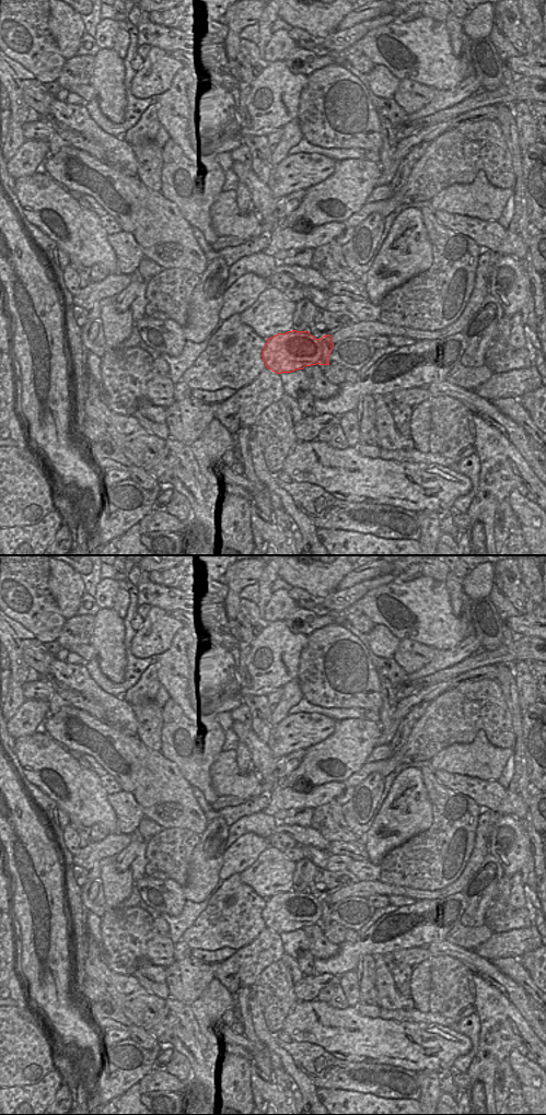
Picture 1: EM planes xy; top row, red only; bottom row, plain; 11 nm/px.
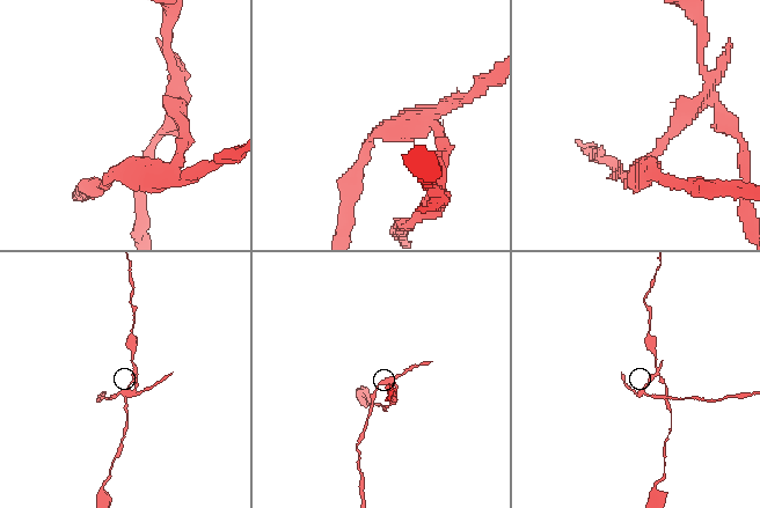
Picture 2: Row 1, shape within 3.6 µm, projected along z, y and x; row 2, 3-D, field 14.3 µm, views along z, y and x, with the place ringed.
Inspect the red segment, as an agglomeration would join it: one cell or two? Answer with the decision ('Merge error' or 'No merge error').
Merge error.

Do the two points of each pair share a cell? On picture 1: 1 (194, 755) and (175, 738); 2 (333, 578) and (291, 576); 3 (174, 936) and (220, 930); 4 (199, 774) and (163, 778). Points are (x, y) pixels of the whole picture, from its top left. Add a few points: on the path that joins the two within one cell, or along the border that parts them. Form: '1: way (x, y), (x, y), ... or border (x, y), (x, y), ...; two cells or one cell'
1: way (189, 751), (179, 741); one cell
2: way (323, 578), (301, 576); one cell
3: border (198, 915), (181, 939); two cells
4: border (166, 758), (176, 764), (181, 774), (192, 786); two cells

